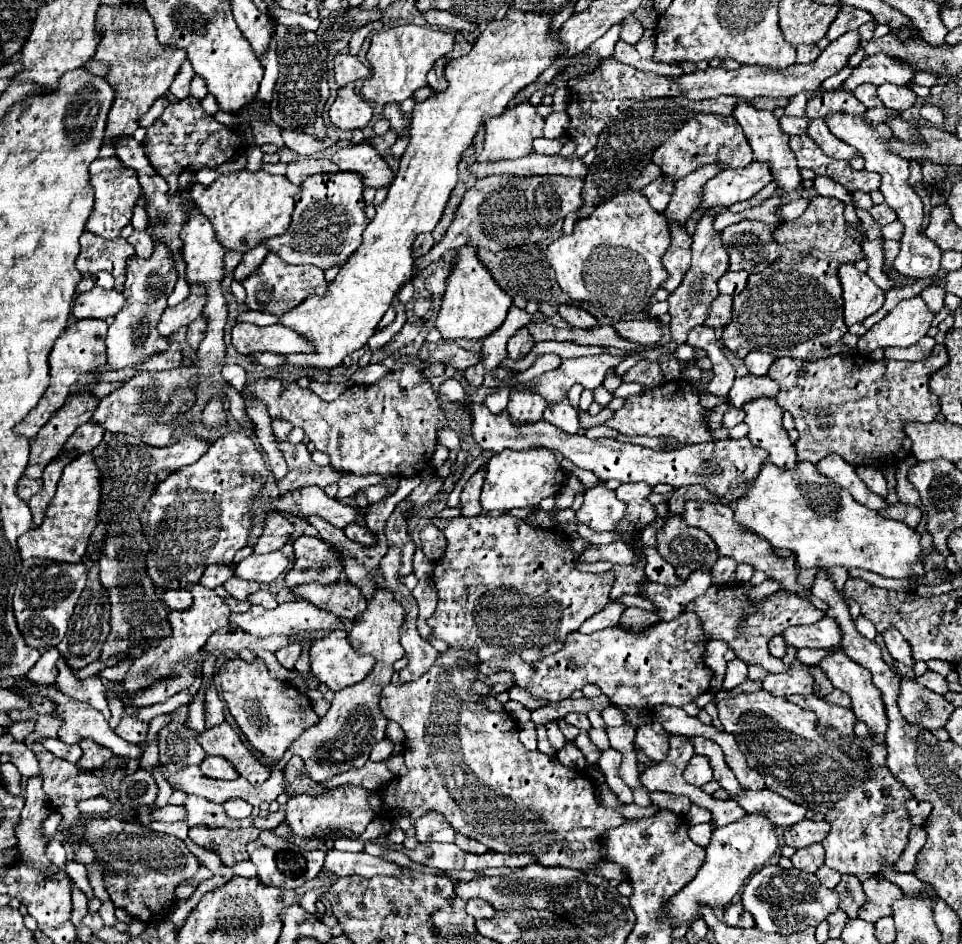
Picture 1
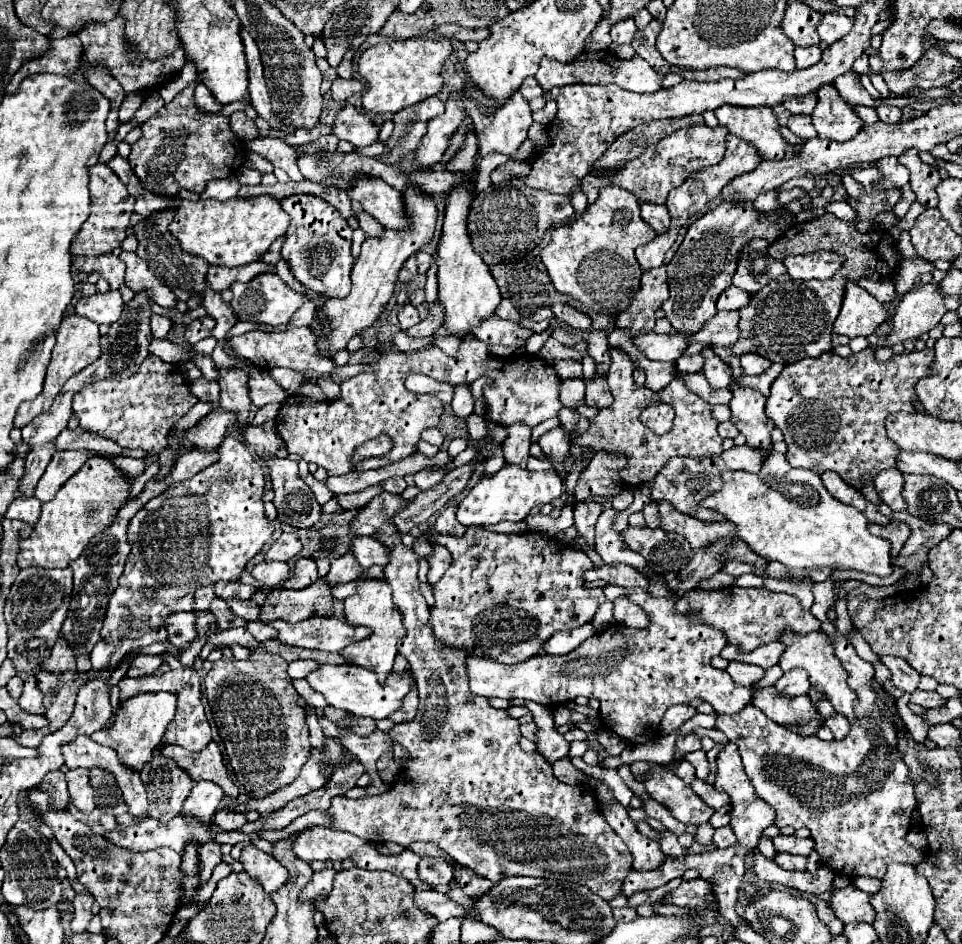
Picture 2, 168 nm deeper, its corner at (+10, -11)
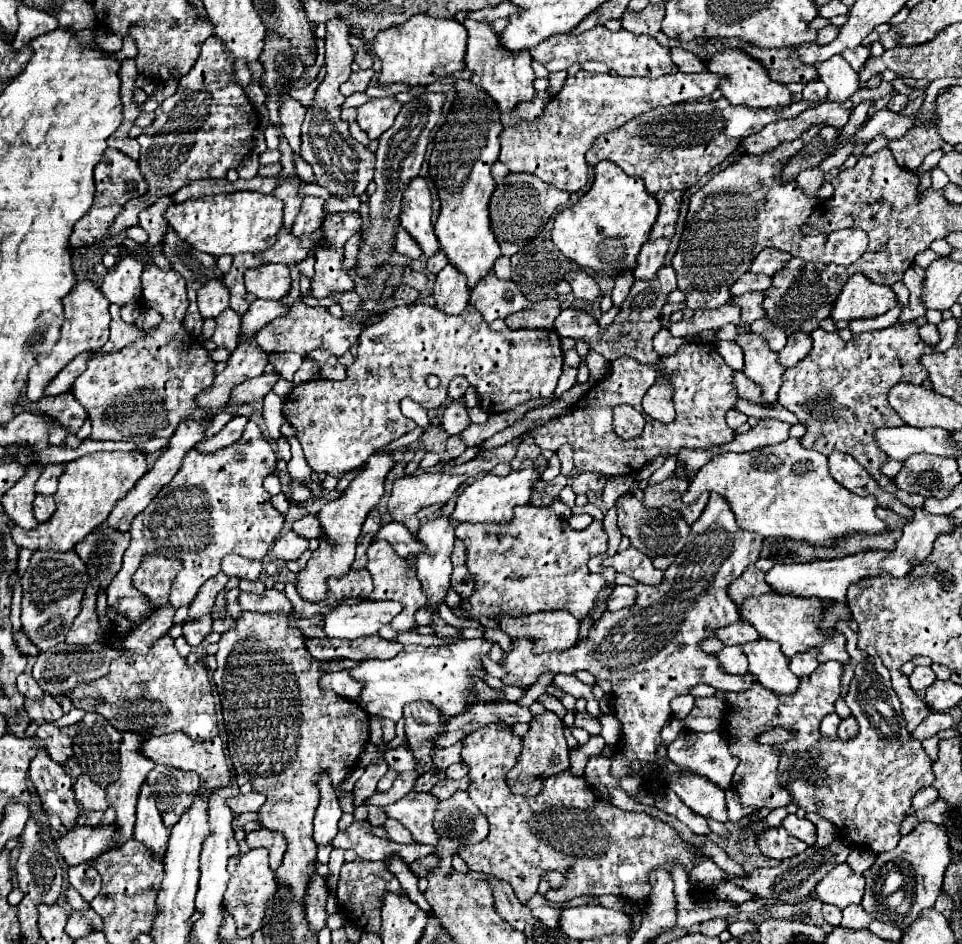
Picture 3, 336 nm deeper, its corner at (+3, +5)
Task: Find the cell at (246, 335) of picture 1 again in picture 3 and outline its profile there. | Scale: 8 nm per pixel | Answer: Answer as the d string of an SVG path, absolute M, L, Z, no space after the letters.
M297 300L287 316L275 318L271 324L267 324L263 330L257 332L257 344L269 354L297 352L297 354L305 356L311 350L321 348L321 350L333 352L335 356L343 356L357 342L365 324L369 324L369 320L355 322L355 320L347 320L347 318L335 318L323 306L307 306L303 300Z

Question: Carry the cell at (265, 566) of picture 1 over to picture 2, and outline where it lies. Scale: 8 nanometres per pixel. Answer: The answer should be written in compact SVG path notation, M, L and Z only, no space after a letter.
M258 562L252 568L252 576L258 580L260 590L268 590L290 576L290 568L286 562Z

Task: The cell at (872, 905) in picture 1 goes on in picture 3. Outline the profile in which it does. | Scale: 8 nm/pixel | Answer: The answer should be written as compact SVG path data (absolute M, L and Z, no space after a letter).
M839 864L817 882L815 892L823 904L847 908L849 904L861 904L863 888L865 878L861 874L853 874L847 864Z

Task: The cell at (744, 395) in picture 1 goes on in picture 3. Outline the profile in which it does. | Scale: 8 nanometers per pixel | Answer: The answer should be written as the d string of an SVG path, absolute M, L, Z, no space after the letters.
M797 332L797 334L789 336L785 348L779 350L779 362L785 368L791 368L791 366L795 366L797 362L801 362L811 352L811 346L813 346L811 334L799 334Z

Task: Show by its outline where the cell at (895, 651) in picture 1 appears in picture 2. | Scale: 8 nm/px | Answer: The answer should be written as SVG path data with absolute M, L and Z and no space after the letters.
M882 656L882 662L884 666L892 672L892 682L896 688L900 690L906 690L906 692L914 692L918 688L918 680L920 680L920 674L914 672L906 660L898 658L898 656Z

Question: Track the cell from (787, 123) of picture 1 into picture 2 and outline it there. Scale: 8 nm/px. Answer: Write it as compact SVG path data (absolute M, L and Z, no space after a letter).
M790 116L786 126L788 126L788 130L792 134L796 134L802 140L810 140L810 138L816 136L816 130L812 126L812 118L810 116Z

